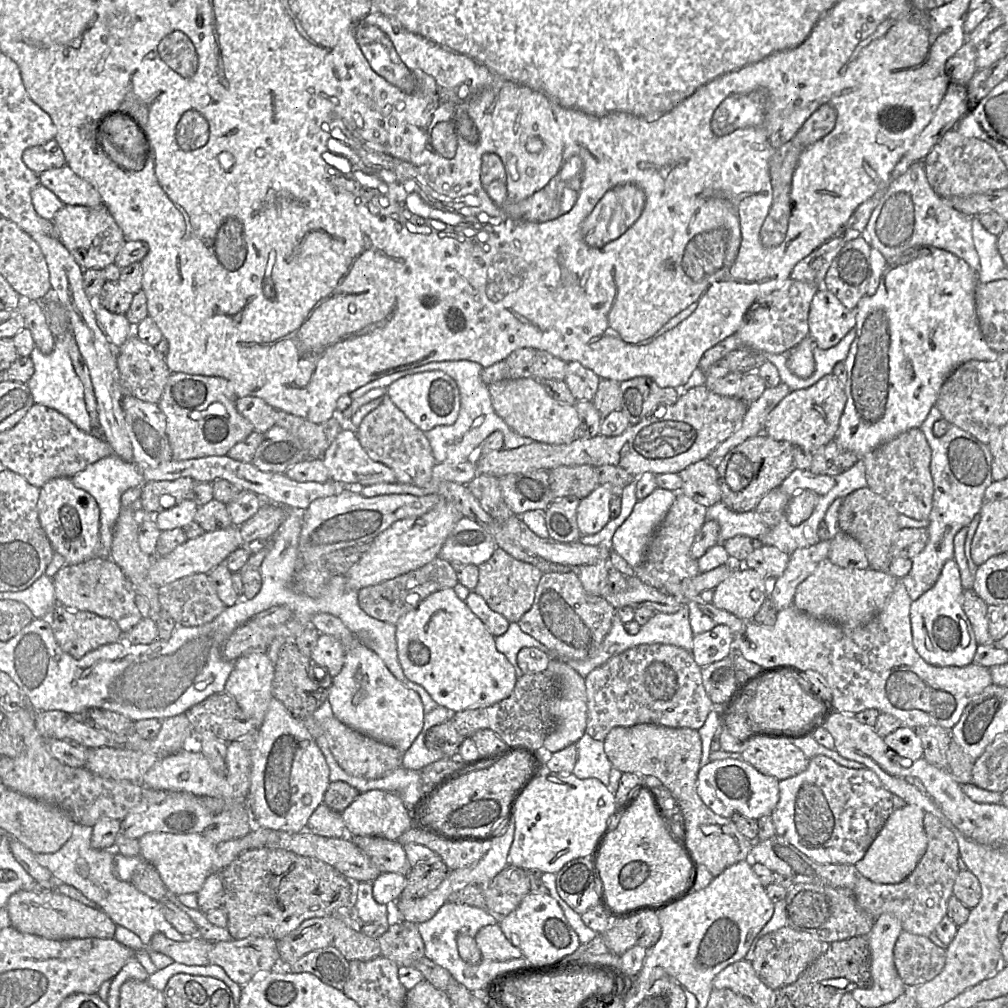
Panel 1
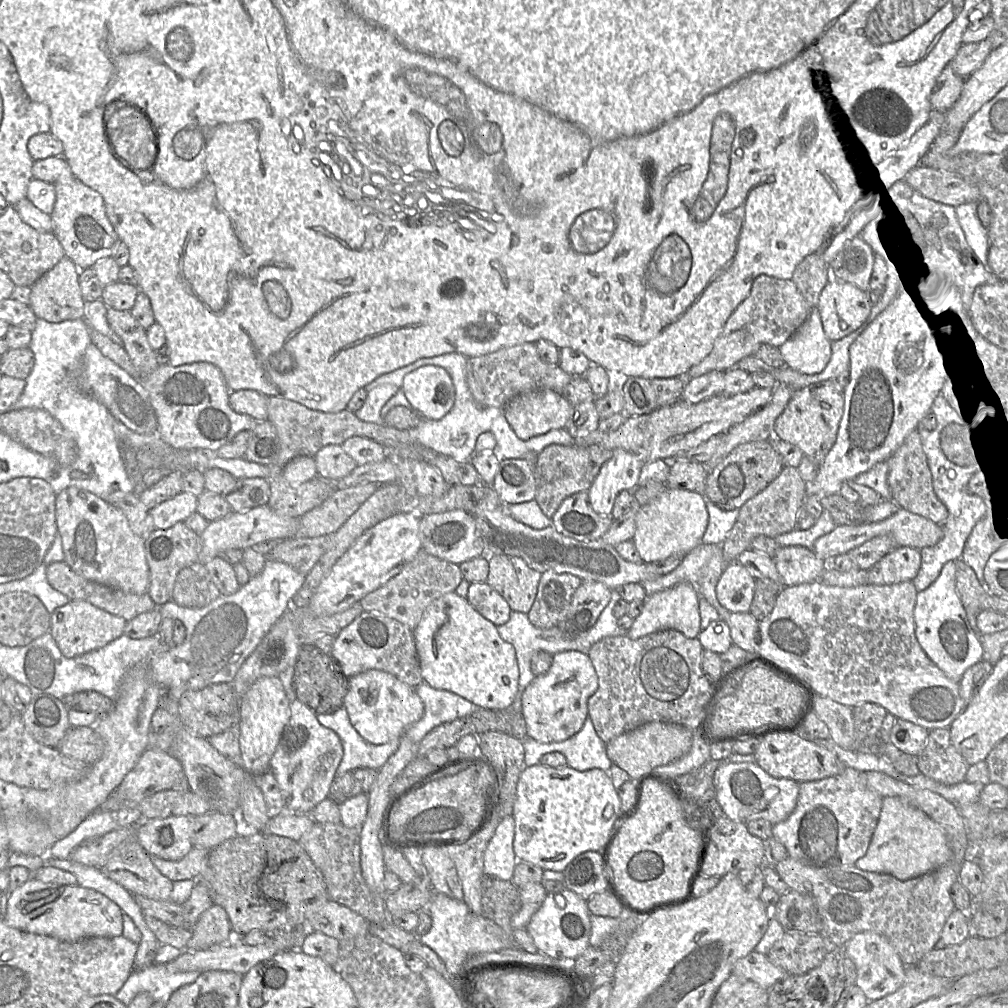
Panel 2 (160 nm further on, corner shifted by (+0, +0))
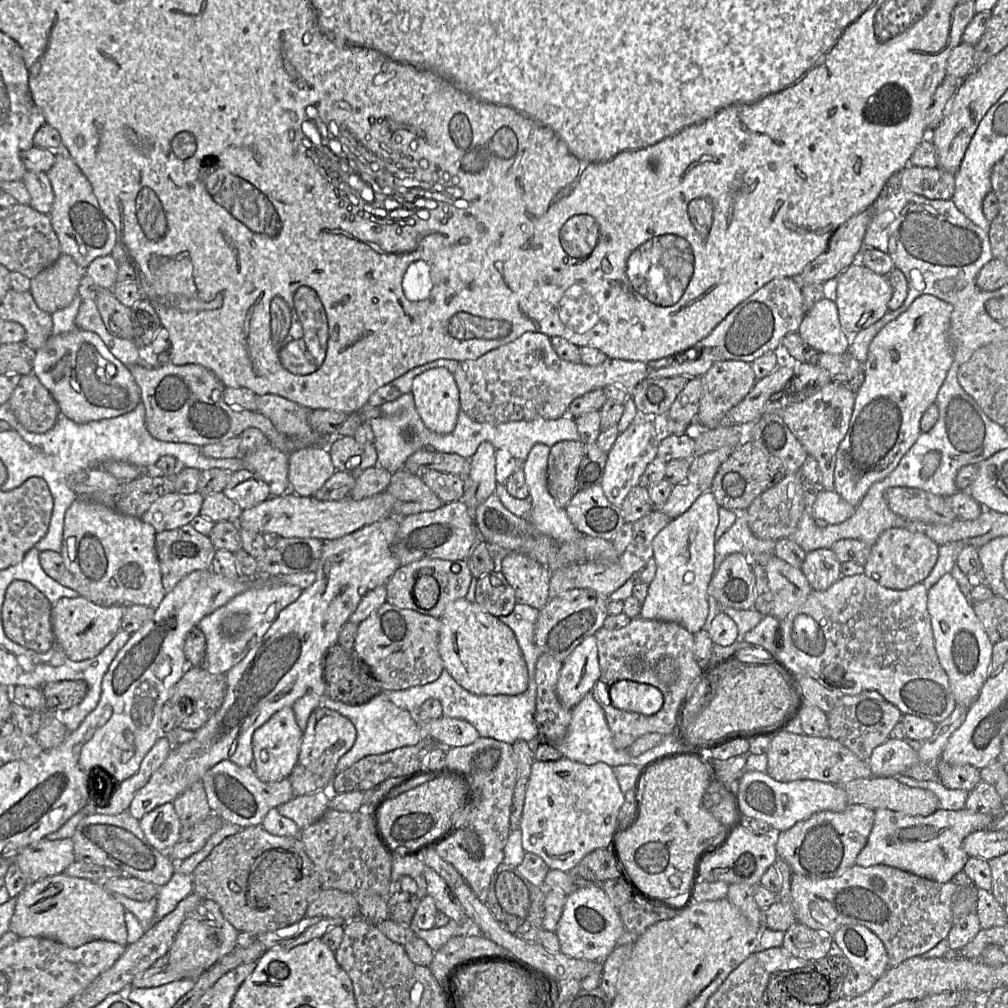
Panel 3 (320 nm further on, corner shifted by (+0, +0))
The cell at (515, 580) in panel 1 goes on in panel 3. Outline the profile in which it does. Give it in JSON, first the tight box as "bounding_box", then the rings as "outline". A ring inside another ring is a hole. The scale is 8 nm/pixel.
{"bounding_box":[496,553,551,609],"outline":[[[520,553],[496,557],[500,571],[515,592],[516,603],[542,609],[549,600],[551,571]]]}

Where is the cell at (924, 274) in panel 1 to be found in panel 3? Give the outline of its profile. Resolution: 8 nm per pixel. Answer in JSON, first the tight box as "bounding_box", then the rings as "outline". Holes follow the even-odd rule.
{"bounding_box":[834,295,953,506],"outline":[[[932,295],[917,297],[909,308],[887,323],[872,339],[863,364],[865,380],[855,393],[855,403],[848,431],[838,446],[834,485],[844,500],[858,506],[868,489],[887,477],[919,437],[920,420],[925,410],[935,403],[938,391],[953,362],[948,330],[953,307]]]}

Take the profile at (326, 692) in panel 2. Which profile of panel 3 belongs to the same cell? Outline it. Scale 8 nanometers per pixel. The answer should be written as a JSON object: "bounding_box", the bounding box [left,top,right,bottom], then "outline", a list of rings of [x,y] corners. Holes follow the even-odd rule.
{"bounding_box":[323,644,383,706],"outline":[[[338,644],[332,646],[324,658],[323,678],[326,687],[324,695],[350,706],[366,704],[383,691],[369,666],[353,650],[345,650]]]}

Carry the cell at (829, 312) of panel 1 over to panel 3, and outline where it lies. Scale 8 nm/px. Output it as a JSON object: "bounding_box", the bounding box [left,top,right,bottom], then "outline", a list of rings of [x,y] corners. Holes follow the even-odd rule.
{"bounding_box":[831,261,892,335],"outline":[[[856,261],[842,271],[831,288],[841,327],[848,335],[855,335],[881,319],[888,311],[892,287],[887,276],[877,274]]]}

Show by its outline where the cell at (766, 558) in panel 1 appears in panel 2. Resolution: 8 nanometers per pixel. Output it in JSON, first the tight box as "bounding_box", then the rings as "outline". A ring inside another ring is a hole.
{"bounding_box":[772,546,828,587],"outline":[[[802,546],[779,547],[772,559],[784,587],[815,582],[828,568],[828,562]]]}

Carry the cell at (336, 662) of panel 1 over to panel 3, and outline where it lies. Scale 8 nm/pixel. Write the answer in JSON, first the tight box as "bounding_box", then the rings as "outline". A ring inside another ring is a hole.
{"bounding_box":[353,603,444,691],"outline":[[[384,603],[358,625],[353,651],[371,669],[383,691],[434,682],[444,669],[439,654],[440,619]]]}

